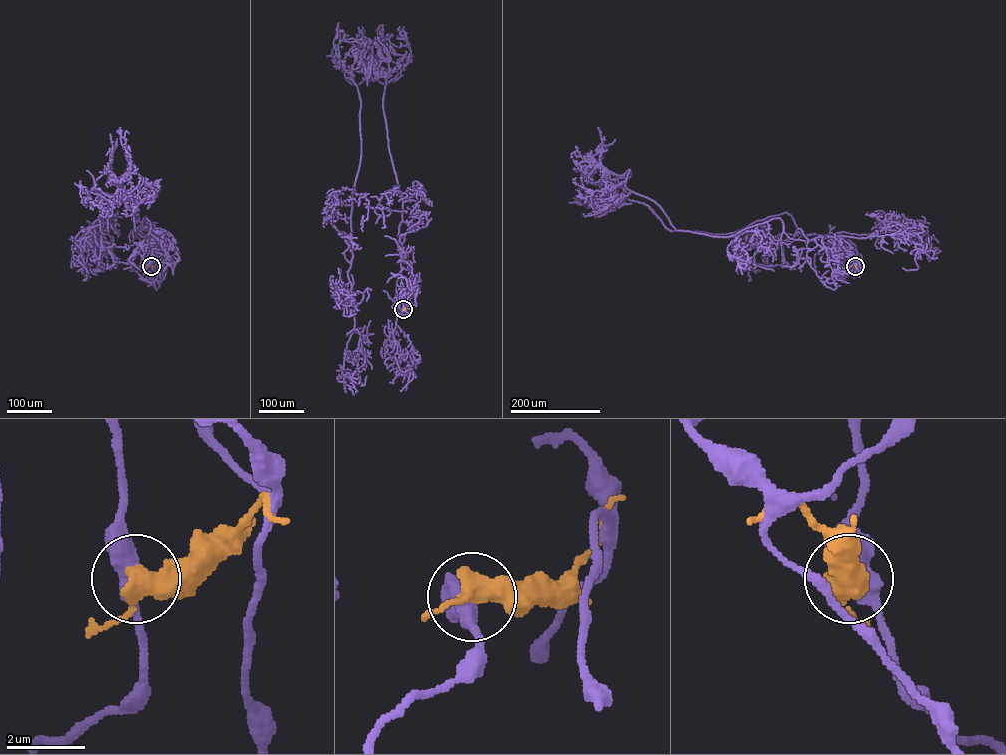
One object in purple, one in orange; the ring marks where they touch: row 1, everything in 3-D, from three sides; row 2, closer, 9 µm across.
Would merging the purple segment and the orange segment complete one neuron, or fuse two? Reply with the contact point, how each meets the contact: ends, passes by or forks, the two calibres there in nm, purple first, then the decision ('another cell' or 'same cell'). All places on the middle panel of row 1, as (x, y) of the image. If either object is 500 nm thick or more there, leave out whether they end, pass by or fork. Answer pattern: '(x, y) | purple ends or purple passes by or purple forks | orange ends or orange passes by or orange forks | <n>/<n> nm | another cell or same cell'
(403, 309) | 500/440 nm | another cell

